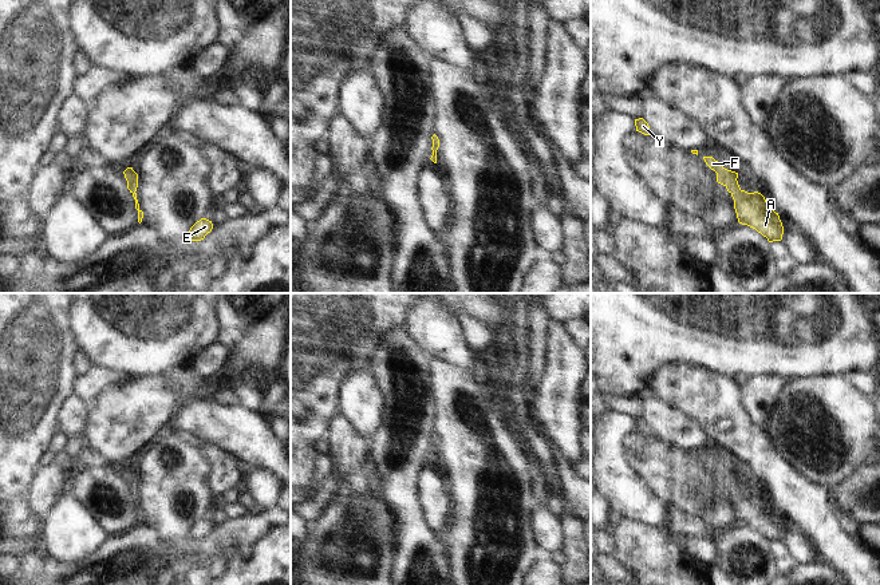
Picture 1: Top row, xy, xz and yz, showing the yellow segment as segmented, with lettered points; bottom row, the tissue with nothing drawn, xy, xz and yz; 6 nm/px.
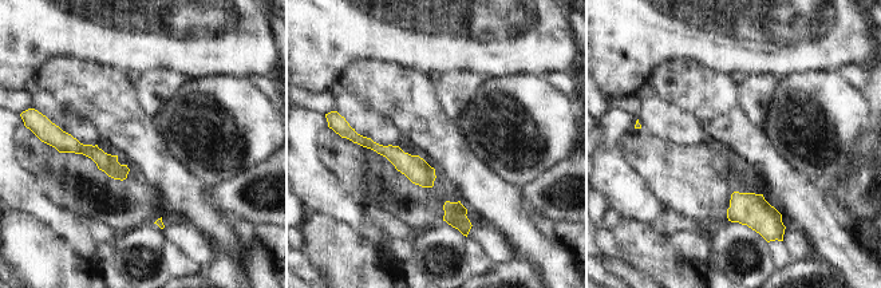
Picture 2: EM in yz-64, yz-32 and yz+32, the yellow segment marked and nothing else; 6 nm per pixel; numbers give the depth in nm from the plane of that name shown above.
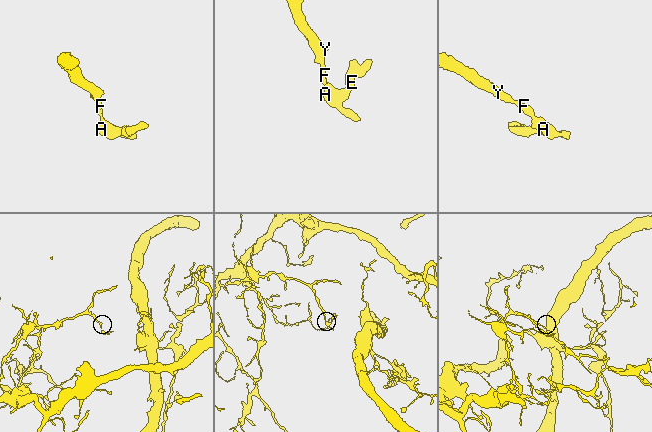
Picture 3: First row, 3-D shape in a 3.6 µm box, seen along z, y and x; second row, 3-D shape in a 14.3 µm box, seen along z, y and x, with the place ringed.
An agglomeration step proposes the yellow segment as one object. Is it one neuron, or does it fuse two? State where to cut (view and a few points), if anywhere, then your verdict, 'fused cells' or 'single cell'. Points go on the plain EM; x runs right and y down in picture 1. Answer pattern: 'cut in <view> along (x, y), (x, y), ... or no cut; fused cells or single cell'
no cut; single cell

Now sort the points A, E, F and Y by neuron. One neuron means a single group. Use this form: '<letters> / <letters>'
A E F Y

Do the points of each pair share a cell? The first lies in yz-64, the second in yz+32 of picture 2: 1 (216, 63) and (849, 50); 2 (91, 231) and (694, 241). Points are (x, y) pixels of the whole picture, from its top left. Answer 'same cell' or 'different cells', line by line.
1: same cell
2: different cells

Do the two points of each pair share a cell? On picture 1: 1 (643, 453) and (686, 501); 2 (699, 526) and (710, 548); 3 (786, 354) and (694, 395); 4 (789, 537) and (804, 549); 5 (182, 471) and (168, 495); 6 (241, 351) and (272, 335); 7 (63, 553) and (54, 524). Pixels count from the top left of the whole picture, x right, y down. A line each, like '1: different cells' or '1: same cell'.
1: same cell
2: different cells
3: different cells
4: same cell
5: same cell
6: same cell
7: same cell

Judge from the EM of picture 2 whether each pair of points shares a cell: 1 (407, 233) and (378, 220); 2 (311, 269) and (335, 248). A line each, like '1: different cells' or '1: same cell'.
1: same cell
2: different cells

